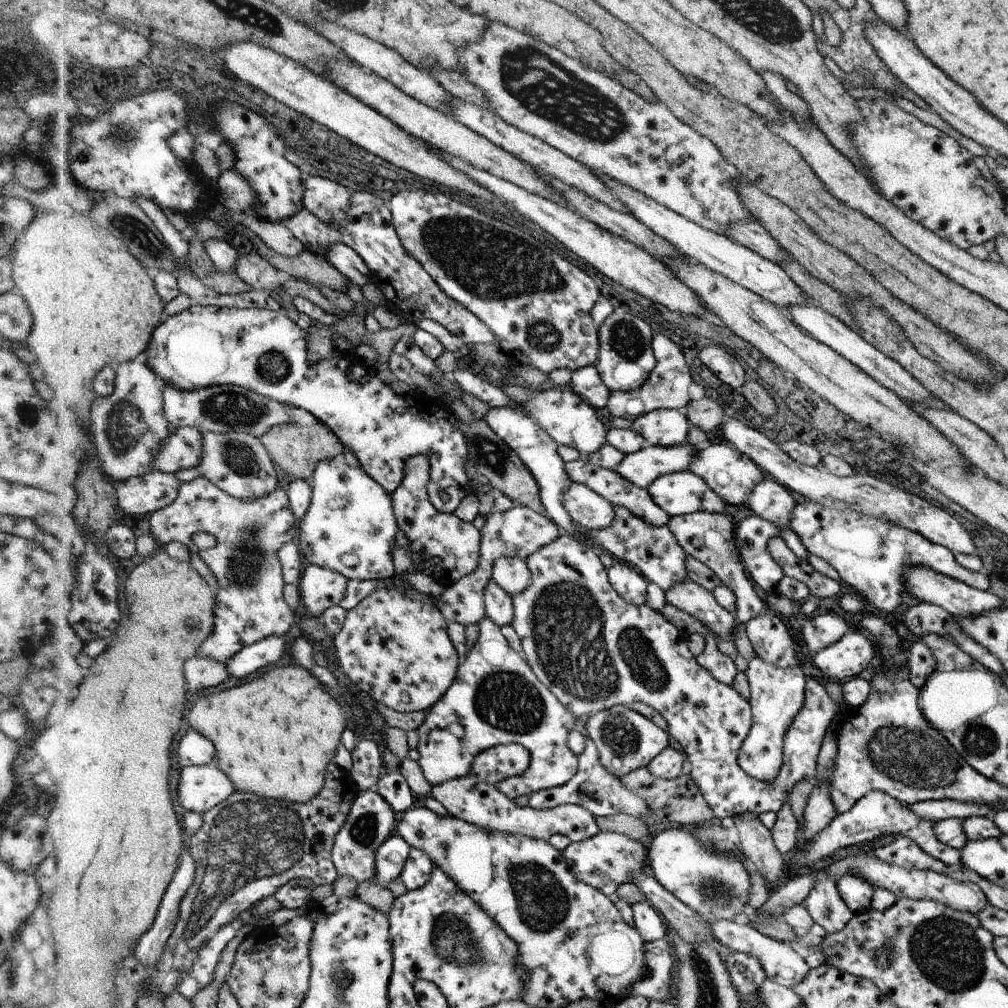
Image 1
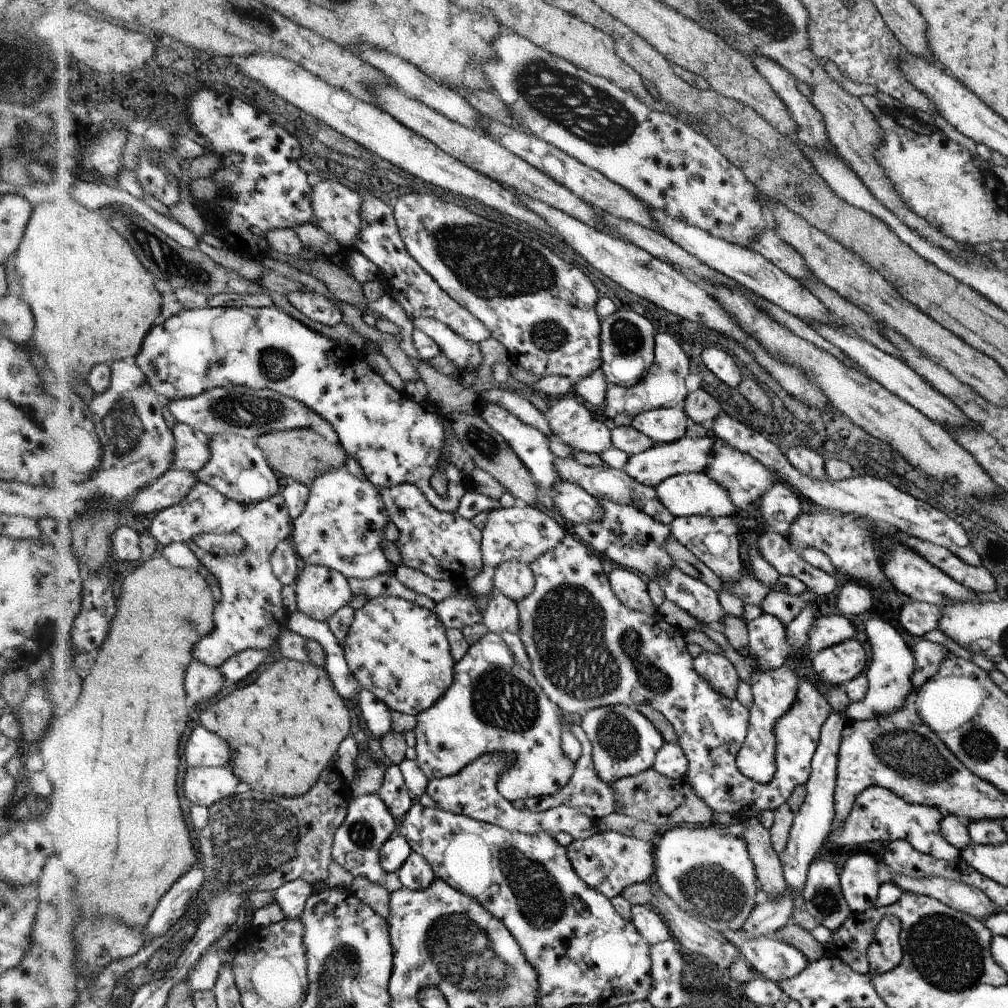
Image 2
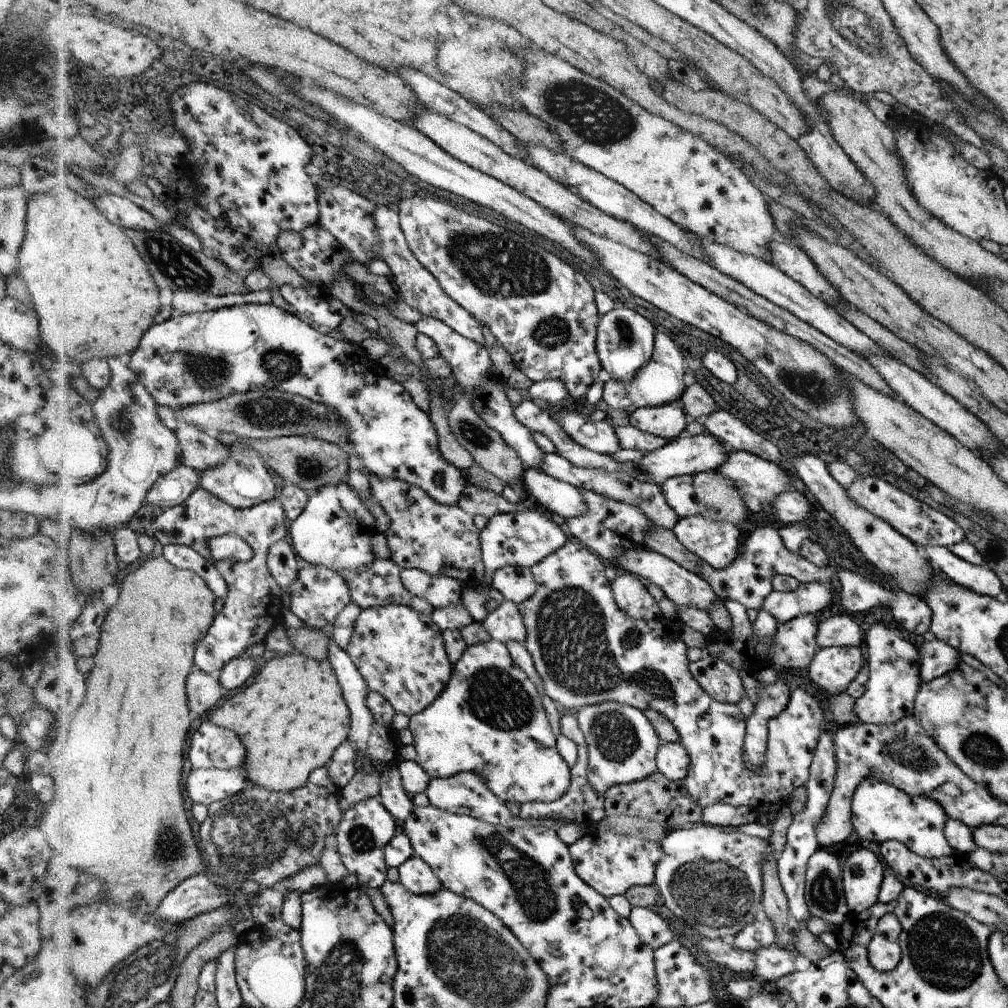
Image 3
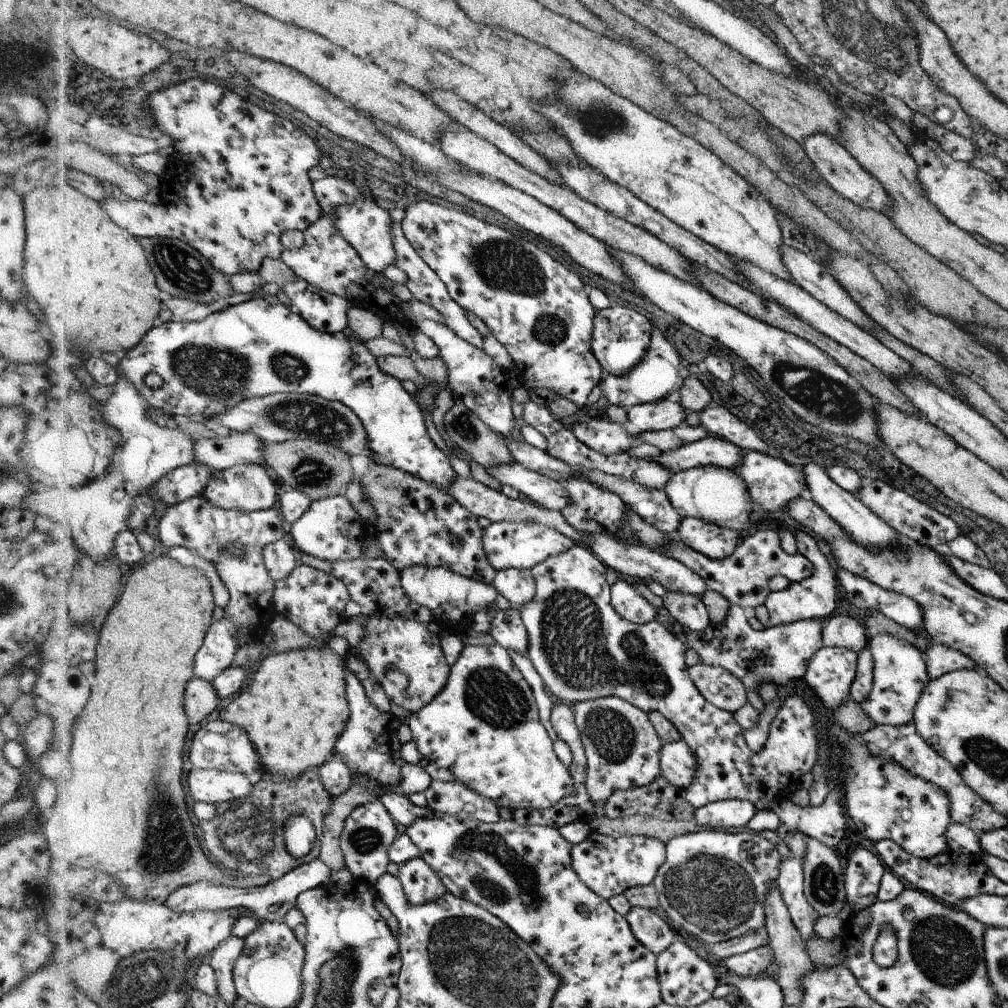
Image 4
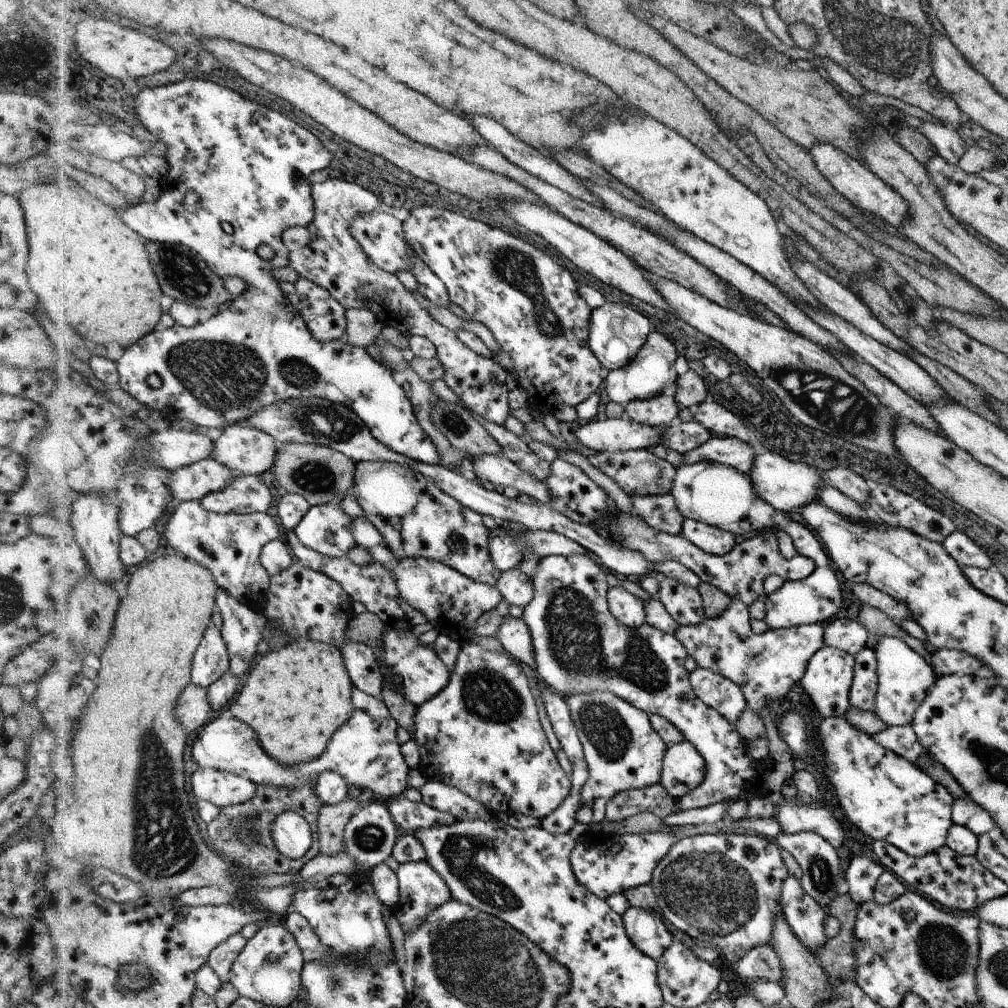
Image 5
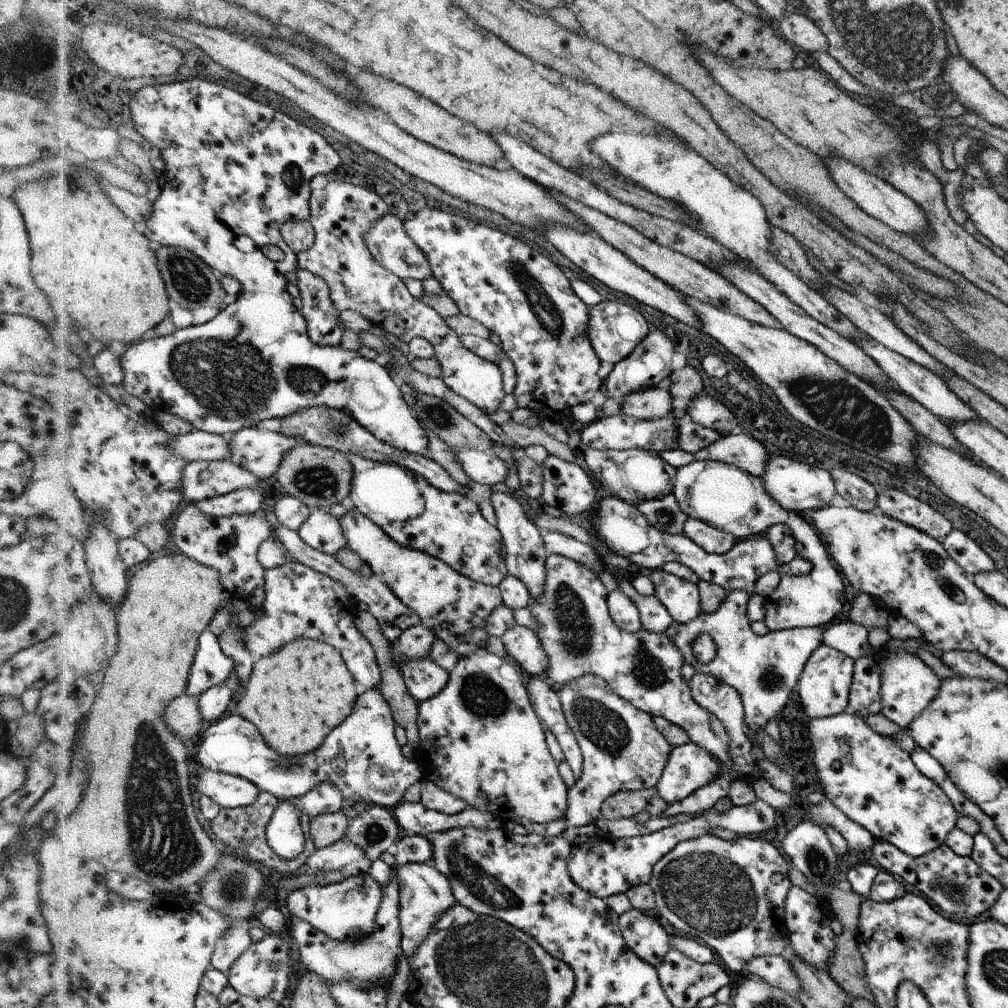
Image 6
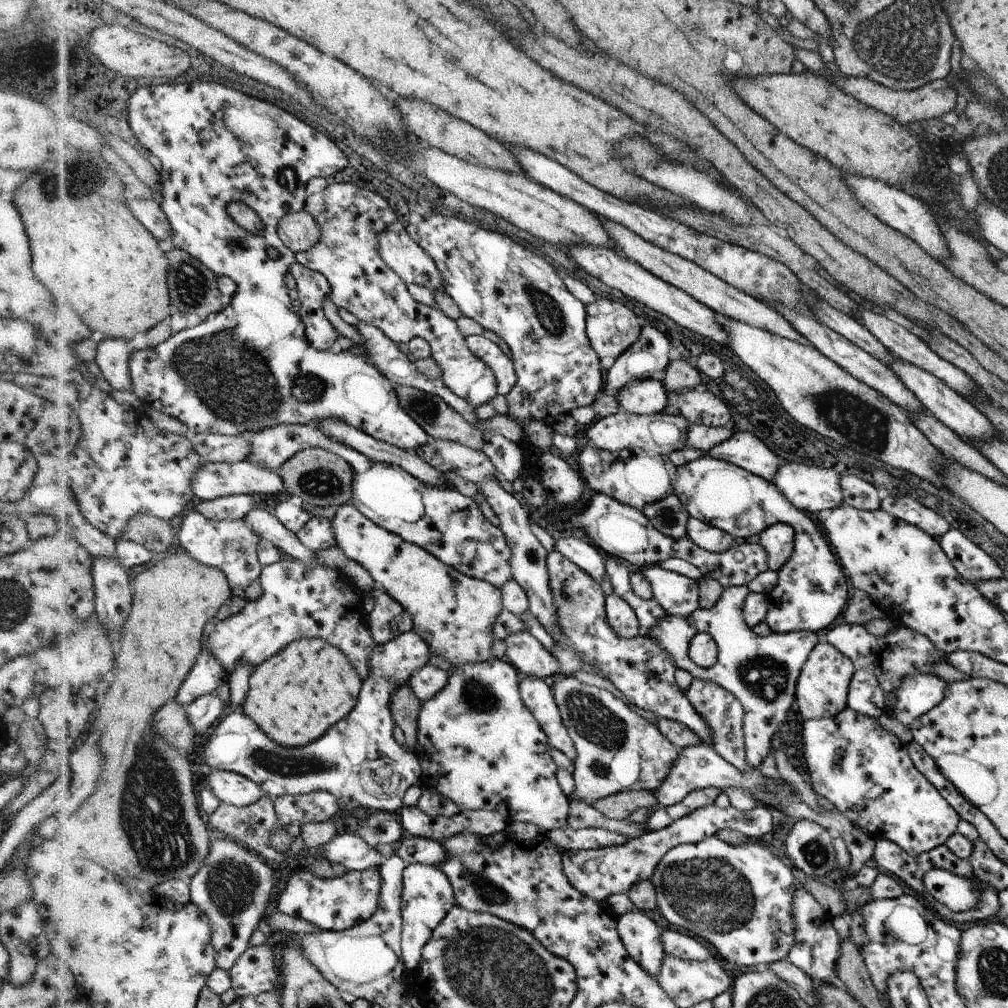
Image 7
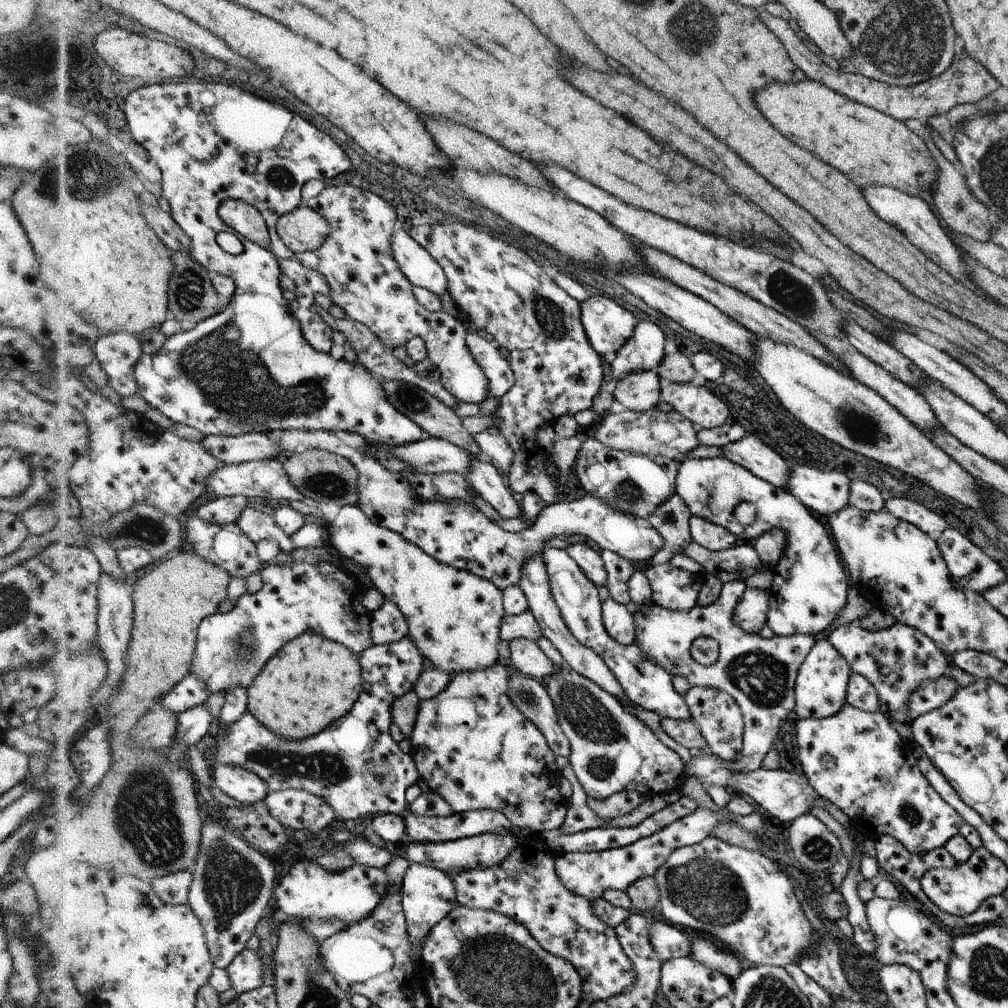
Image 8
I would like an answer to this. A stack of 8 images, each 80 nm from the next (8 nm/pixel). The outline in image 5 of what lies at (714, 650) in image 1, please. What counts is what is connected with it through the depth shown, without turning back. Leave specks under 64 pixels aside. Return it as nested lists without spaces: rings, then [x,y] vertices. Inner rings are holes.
[[[696,668],[690,672],[690,685],[694,694],[715,710],[718,710],[730,724],[736,725],[738,718],[747,708],[746,698],[734,680],[720,672]]]

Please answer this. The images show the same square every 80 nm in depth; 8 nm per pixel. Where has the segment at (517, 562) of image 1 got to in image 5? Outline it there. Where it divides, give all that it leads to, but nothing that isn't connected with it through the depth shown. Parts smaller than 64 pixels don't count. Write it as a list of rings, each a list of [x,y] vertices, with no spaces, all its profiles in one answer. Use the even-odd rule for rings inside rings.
[[[509,569],[501,572],[501,579],[495,585],[505,597],[505,605],[521,607],[524,609],[534,596],[533,582],[520,570]]]

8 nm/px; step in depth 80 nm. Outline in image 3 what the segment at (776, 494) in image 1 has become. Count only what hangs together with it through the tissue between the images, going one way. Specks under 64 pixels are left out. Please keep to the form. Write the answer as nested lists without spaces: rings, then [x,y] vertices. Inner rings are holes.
[[[795,489],[791,492],[782,492],[777,500],[774,500],[771,513],[776,520],[784,524],[796,524],[808,521],[810,516],[809,501],[803,494],[803,489]]]

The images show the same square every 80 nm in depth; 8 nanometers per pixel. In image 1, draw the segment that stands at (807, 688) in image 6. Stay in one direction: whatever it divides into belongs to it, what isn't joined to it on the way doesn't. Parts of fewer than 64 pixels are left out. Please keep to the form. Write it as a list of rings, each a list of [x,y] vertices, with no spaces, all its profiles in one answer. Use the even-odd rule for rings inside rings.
[[[848,630],[842,638],[814,656],[815,670],[820,670],[832,682],[843,683],[858,676],[875,656],[874,646],[862,634]]]

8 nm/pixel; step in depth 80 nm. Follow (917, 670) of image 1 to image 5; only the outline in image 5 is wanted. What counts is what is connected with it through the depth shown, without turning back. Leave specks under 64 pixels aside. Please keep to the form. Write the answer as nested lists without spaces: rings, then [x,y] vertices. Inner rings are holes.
[[[942,648],[932,653],[932,664],[934,674],[958,676],[978,676],[979,678],[993,678],[994,672],[984,664],[978,657],[971,656],[966,651]]]

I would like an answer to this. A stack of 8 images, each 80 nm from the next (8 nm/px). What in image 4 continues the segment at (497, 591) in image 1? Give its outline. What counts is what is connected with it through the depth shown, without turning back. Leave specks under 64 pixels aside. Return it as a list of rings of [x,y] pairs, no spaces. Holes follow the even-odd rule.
[[[518,608],[498,609],[490,615],[490,633],[494,640],[506,650],[526,655],[529,645],[529,634],[524,626]]]

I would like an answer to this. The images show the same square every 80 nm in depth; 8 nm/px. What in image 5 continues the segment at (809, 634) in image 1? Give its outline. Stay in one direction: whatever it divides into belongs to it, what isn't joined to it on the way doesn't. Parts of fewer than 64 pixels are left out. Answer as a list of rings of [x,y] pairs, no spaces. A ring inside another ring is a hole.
[[[830,619],[825,626],[825,645],[855,656],[868,646],[869,633],[857,620]]]

